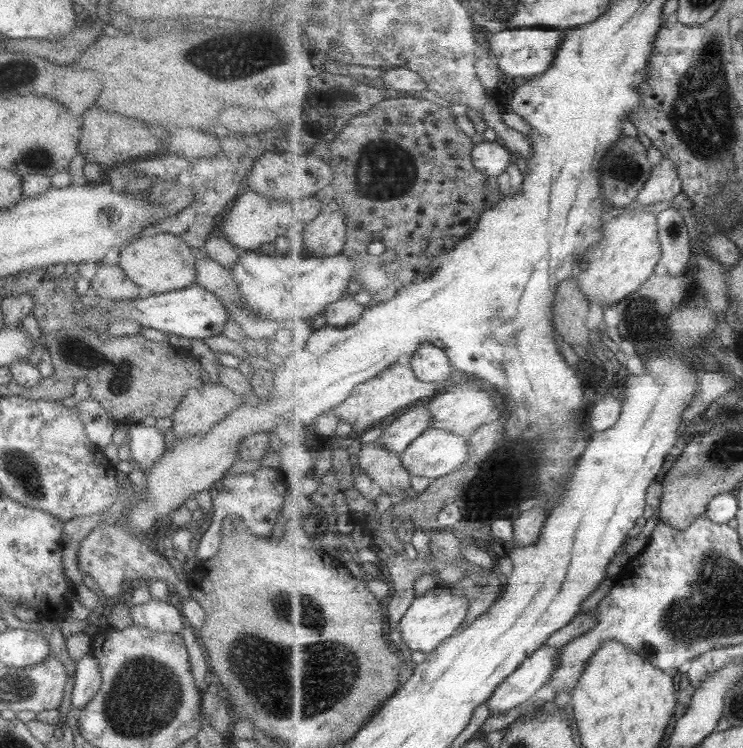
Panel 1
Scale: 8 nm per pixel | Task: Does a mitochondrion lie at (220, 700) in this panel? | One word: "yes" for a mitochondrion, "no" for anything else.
no

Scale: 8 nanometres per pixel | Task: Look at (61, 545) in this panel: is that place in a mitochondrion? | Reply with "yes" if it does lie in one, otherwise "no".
no

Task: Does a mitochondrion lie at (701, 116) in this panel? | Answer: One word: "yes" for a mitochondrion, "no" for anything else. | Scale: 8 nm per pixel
yes

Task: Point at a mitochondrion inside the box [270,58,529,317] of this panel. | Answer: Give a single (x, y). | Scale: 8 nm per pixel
(369, 161)

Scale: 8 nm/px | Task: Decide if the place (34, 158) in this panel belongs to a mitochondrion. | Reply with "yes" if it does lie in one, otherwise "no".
yes

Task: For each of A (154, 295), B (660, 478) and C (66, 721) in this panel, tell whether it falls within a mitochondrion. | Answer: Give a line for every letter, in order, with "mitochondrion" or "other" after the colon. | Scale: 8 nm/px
A: other
B: other
C: other

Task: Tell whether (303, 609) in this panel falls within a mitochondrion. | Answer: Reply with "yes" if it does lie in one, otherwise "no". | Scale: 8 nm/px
yes

